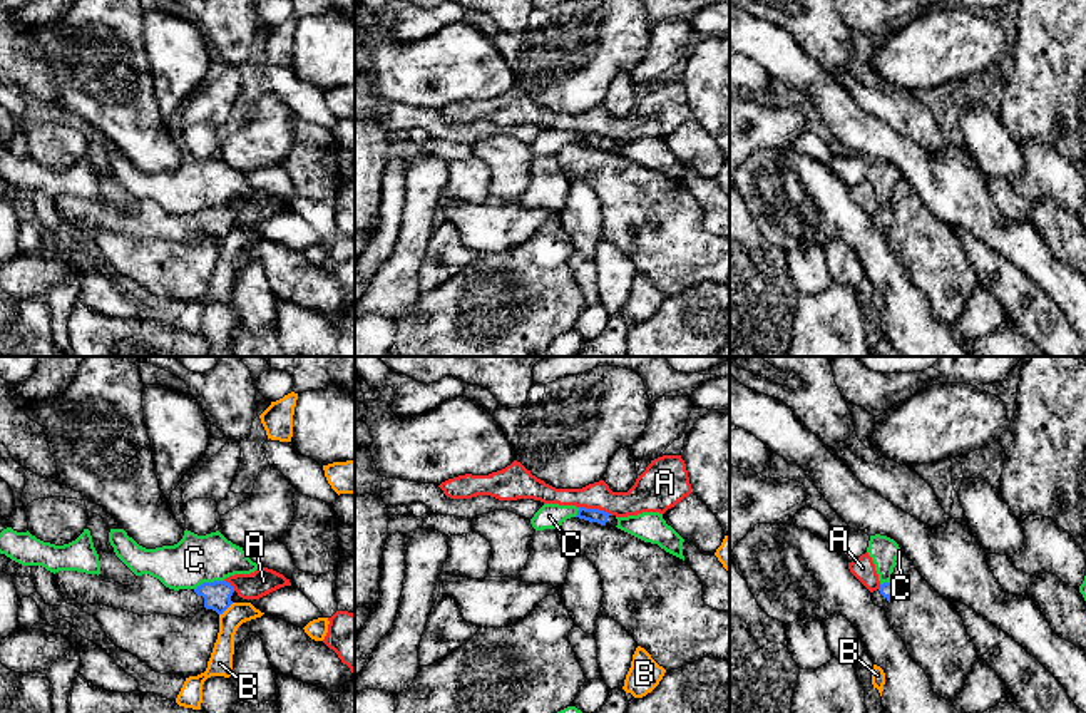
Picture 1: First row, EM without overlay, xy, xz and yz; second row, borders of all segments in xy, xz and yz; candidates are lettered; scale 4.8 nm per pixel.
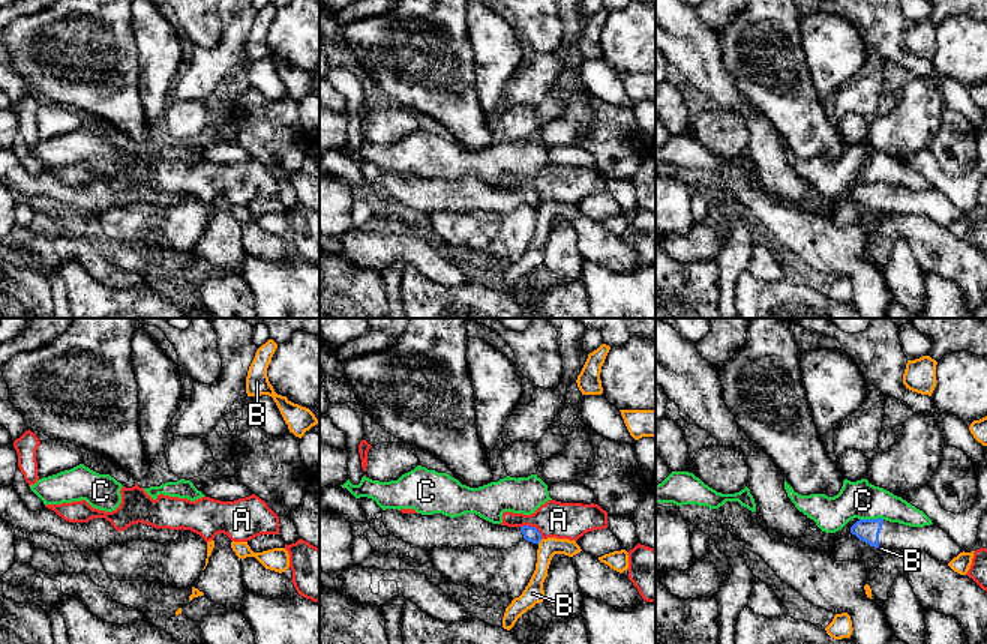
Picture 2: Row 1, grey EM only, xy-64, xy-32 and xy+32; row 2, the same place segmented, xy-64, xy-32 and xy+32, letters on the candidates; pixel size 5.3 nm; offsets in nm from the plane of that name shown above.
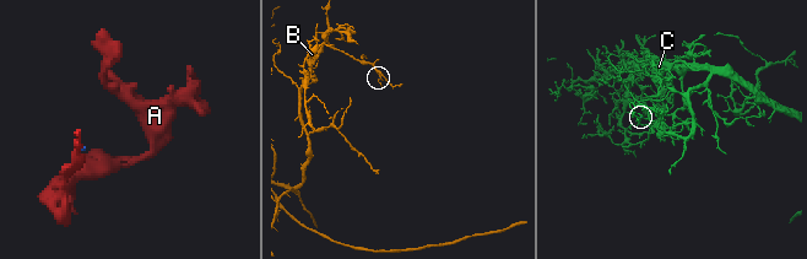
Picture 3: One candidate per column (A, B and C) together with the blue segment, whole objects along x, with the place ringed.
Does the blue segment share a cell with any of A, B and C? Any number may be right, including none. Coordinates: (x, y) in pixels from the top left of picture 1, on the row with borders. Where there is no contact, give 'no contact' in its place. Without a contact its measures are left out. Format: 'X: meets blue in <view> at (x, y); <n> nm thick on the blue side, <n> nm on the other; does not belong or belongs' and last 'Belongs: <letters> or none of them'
A: meets blue in xz at (596, 509); 70 nm thick on the blue side, 160 nm on the other; does not belong
B: meets blue in xy at (226, 608); 130 nm thick on the blue side, 110 nm on the other; does not belong
C: meets blue in xy at (208, 583); 130 nm thick on the blue side, 240 nm on the other; does not belong
Belongs: none of them

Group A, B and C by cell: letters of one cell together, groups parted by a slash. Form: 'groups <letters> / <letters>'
groups A / B / C

